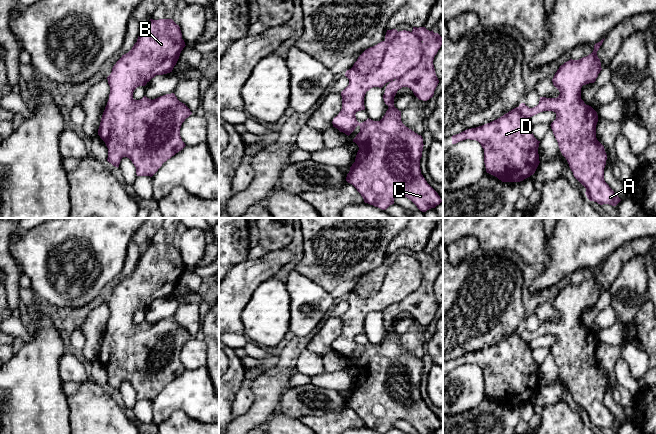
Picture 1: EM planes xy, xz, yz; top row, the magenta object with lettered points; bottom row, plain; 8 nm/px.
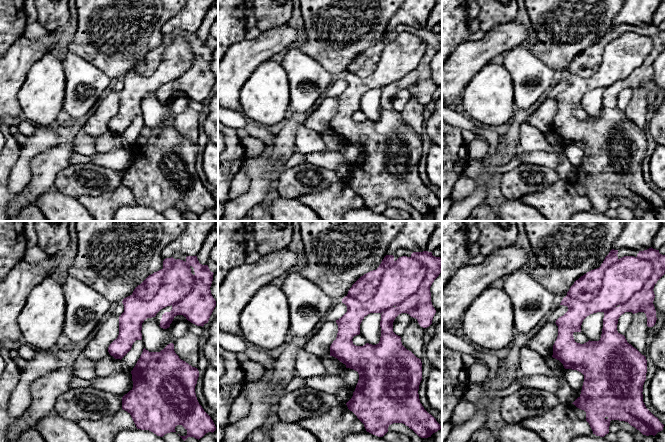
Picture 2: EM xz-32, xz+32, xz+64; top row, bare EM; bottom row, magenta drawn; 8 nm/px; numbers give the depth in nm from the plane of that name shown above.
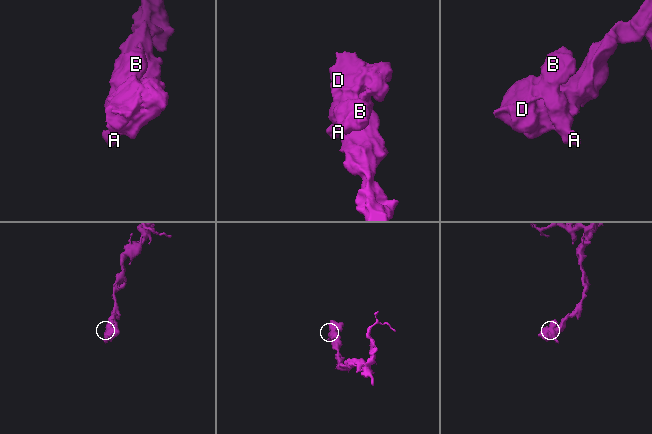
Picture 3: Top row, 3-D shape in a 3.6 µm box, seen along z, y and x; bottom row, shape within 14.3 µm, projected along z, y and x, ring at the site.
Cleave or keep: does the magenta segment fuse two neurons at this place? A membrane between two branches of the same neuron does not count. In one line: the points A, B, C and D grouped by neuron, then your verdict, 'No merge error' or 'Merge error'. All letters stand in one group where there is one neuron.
Groups: A B C D. No merge error

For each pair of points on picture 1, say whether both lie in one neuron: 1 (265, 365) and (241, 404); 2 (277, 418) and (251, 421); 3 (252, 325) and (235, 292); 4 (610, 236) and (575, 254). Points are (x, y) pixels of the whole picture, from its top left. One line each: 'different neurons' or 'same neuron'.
1: same neuron
2: different neurons
3: different neurons
4: same neuron

